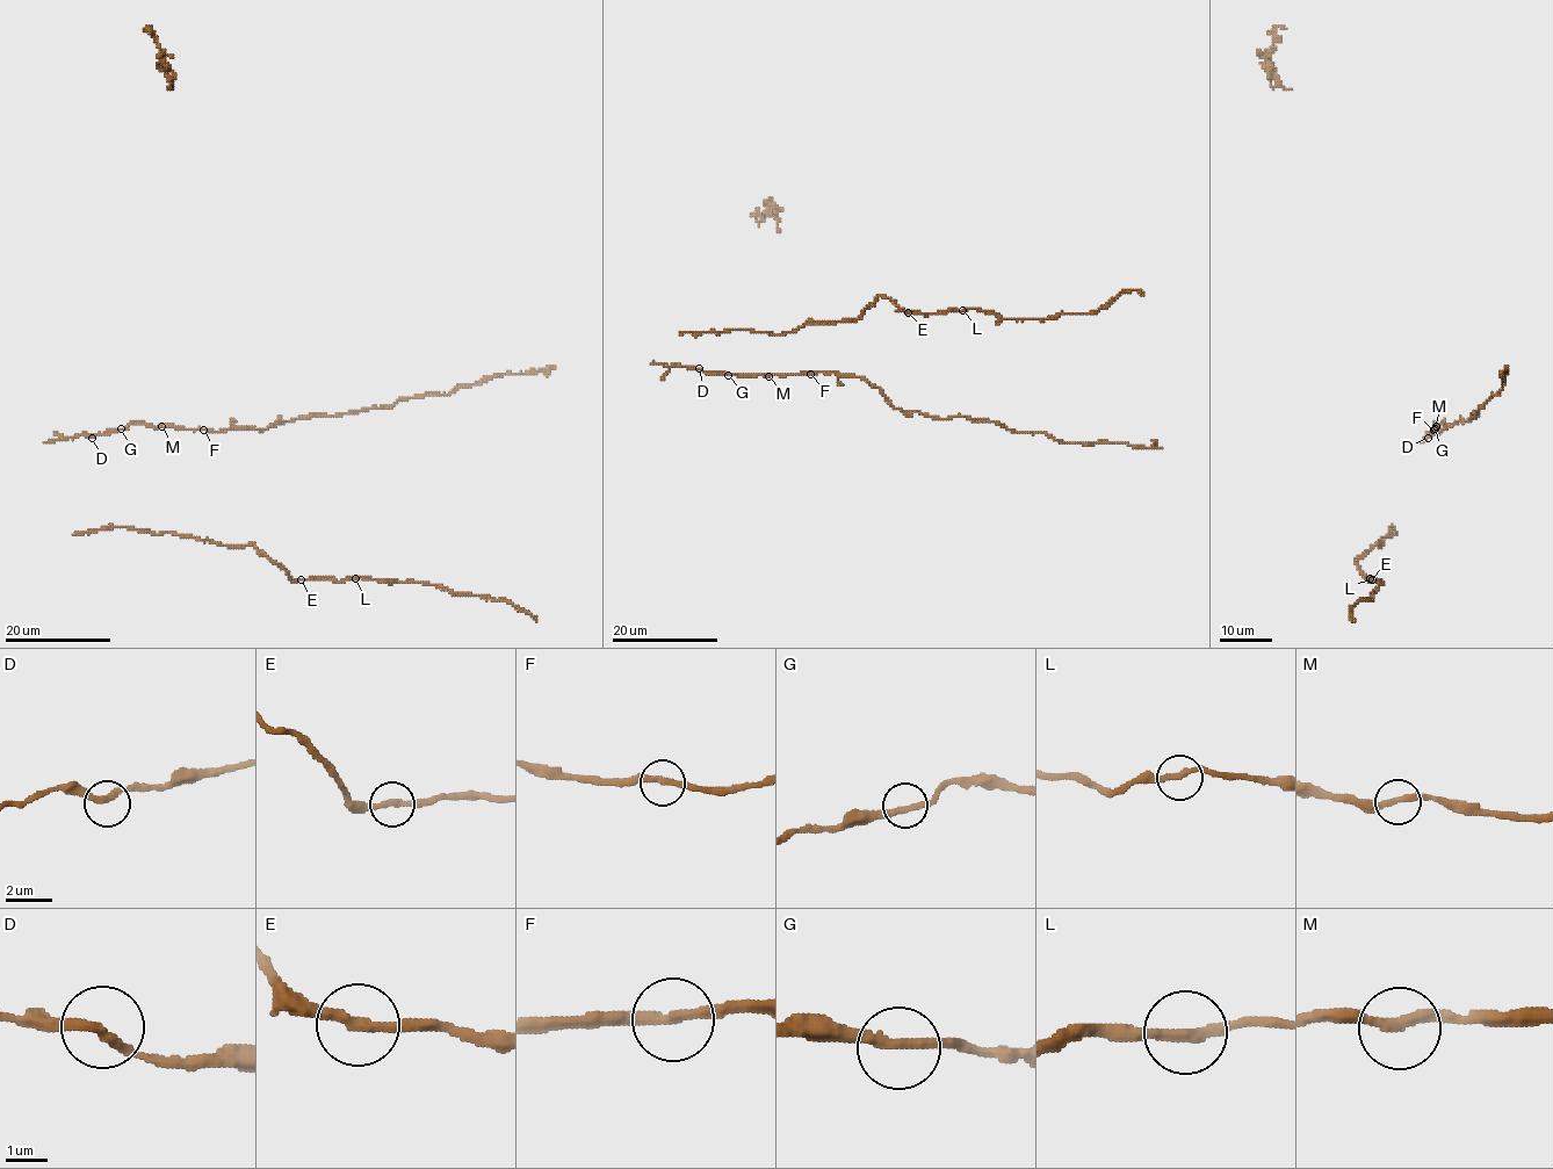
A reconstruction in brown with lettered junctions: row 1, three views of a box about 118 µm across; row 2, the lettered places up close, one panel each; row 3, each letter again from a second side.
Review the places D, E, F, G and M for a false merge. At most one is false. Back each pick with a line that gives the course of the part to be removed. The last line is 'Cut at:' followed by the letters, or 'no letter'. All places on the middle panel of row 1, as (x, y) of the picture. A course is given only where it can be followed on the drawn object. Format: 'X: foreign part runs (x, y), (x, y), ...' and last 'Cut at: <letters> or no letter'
Cut at: no letter

